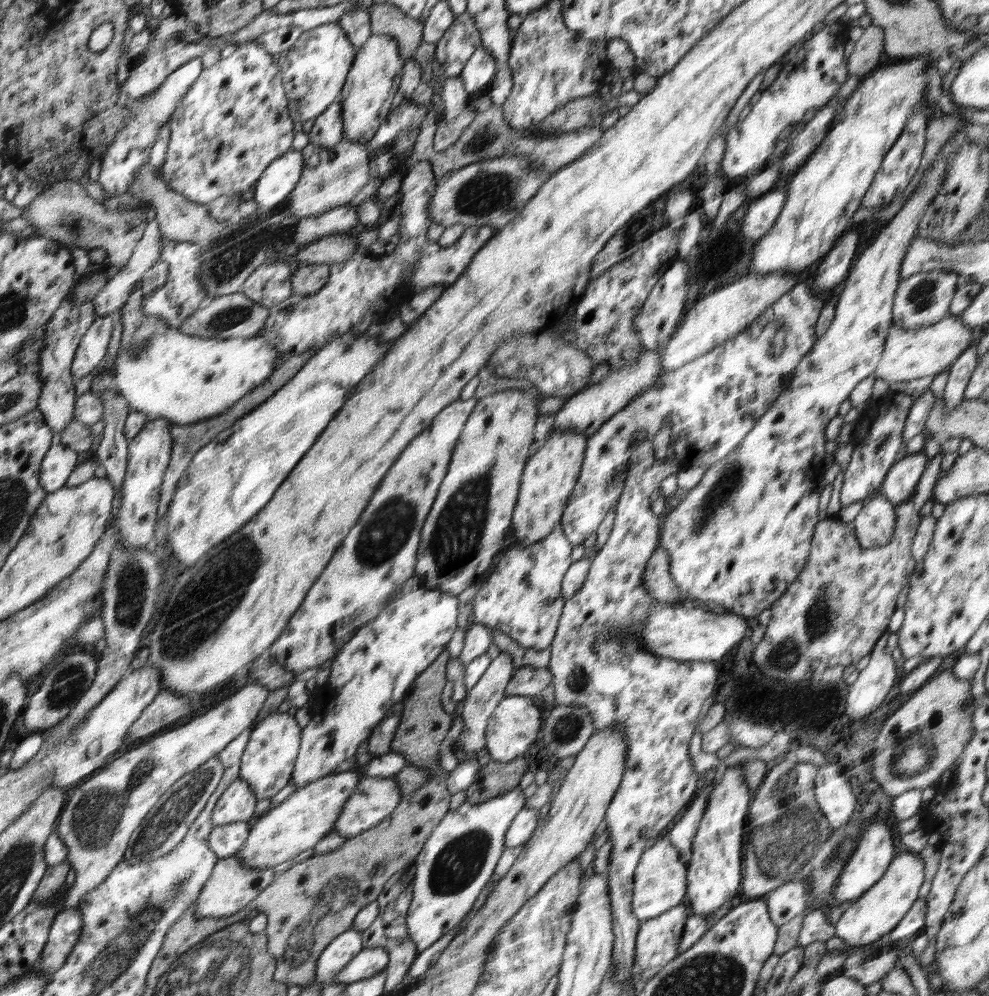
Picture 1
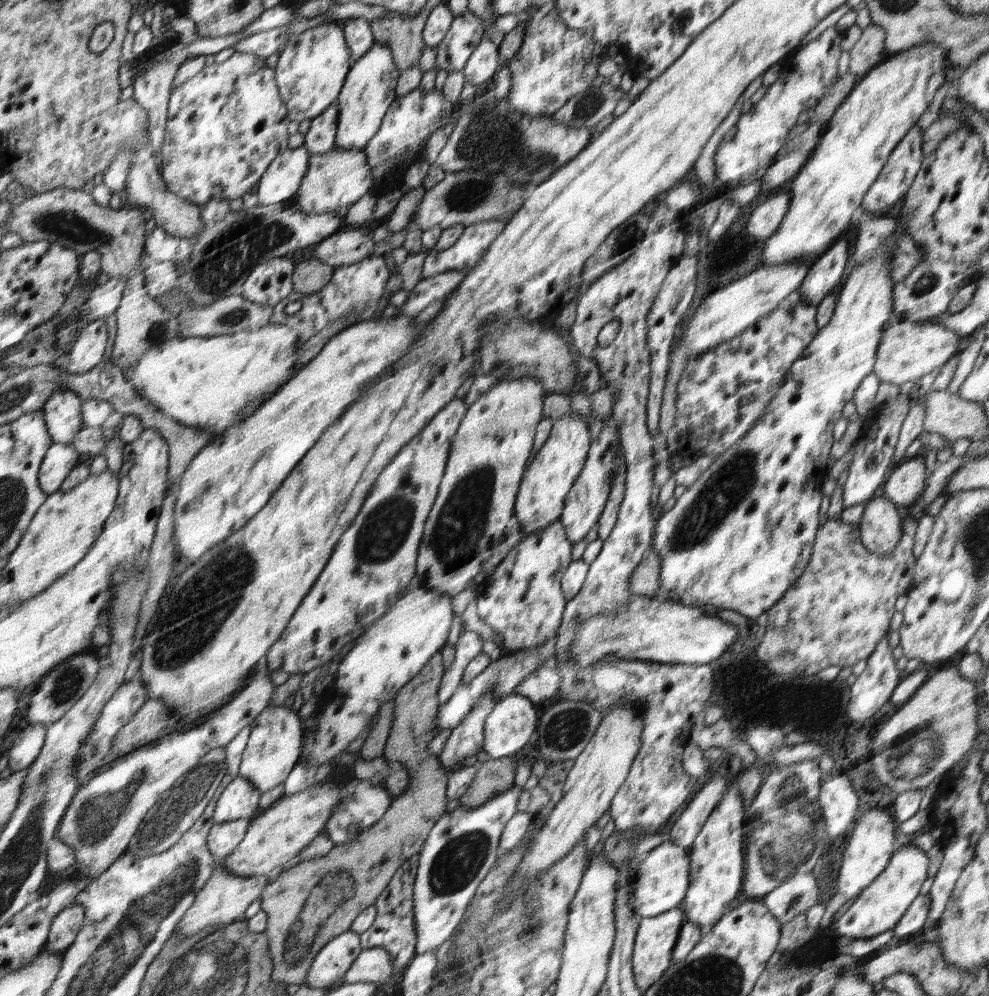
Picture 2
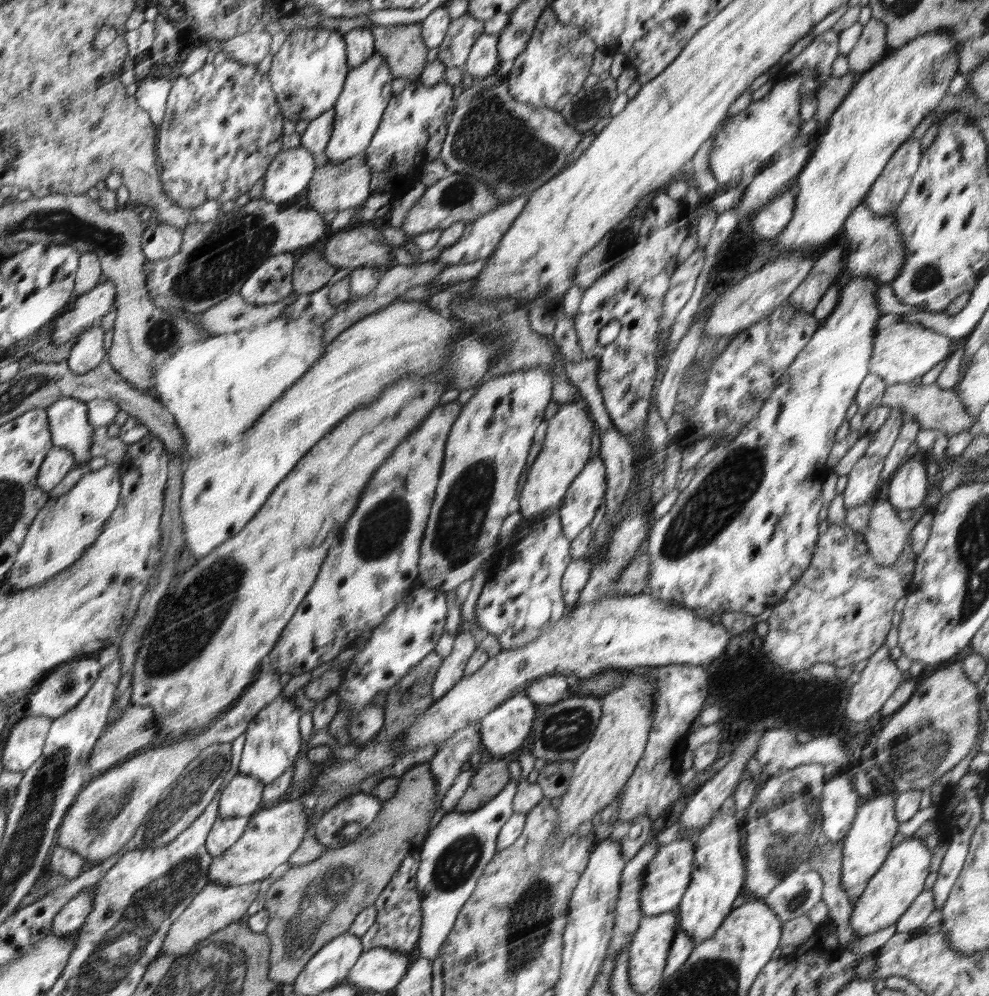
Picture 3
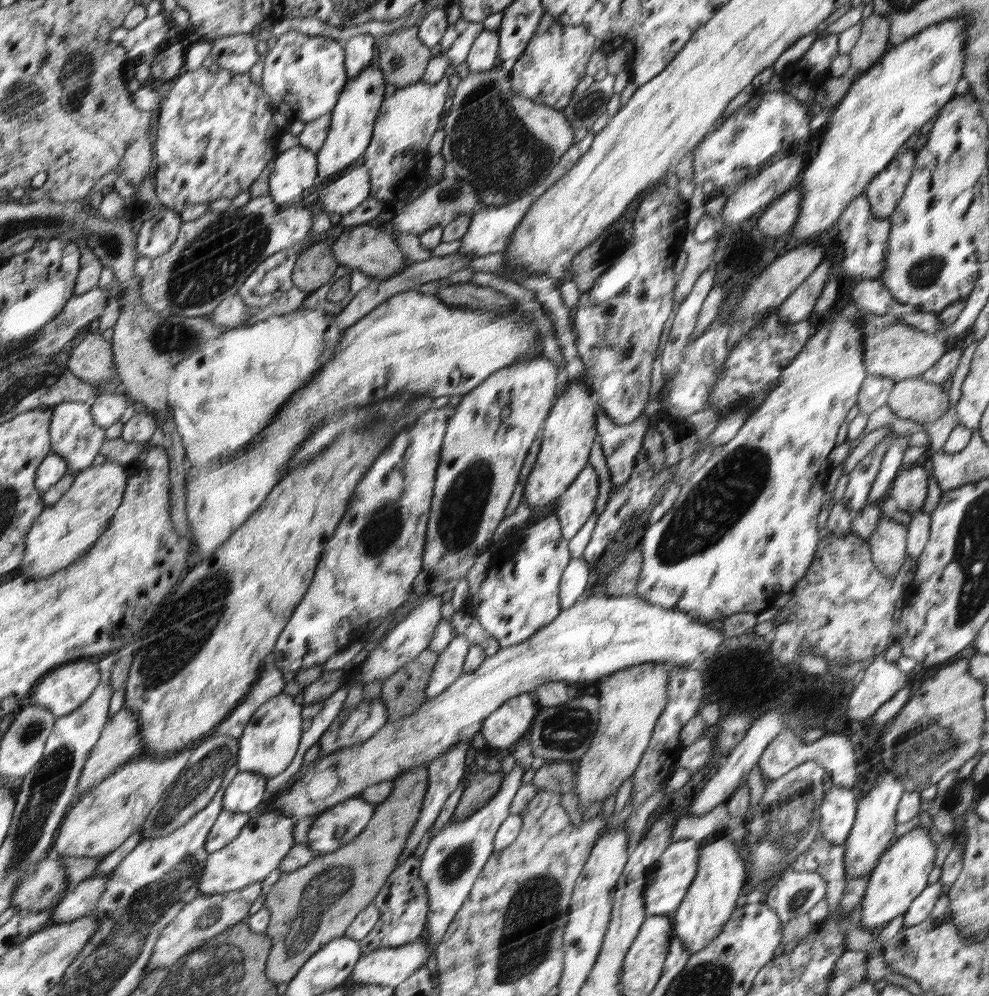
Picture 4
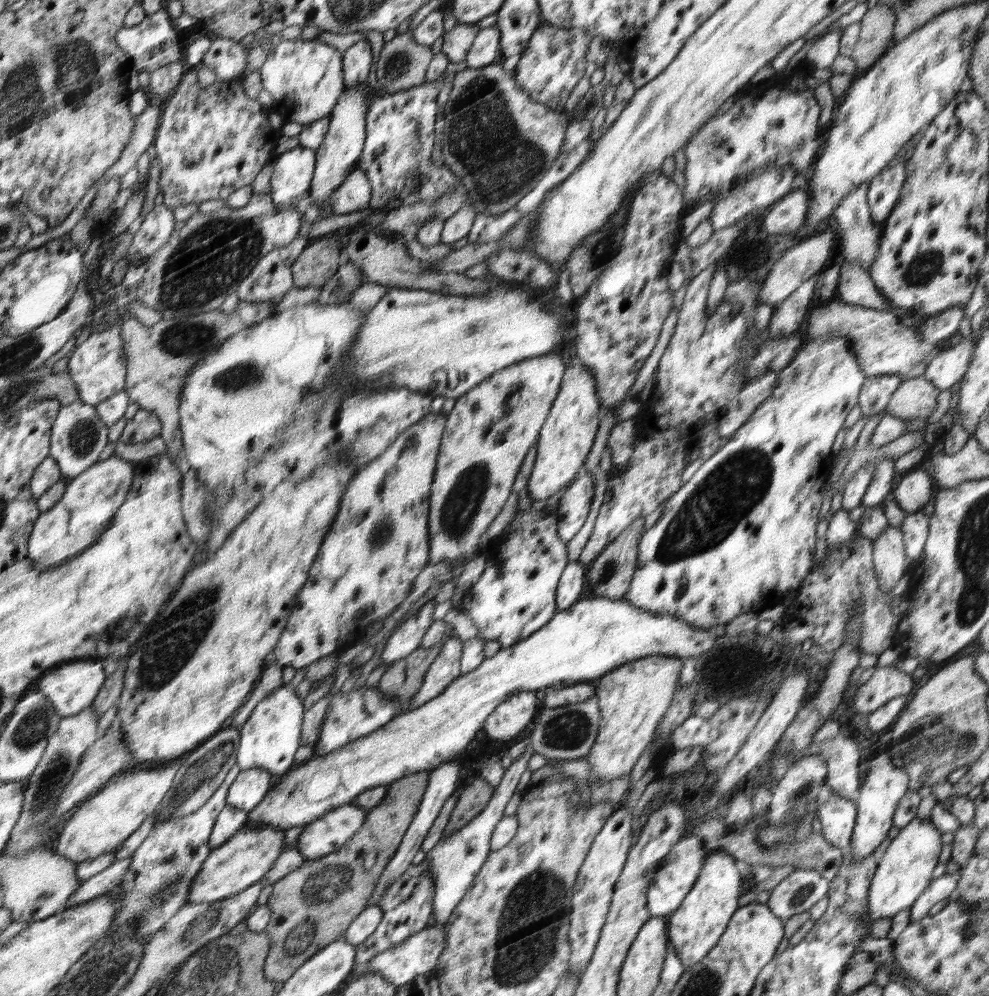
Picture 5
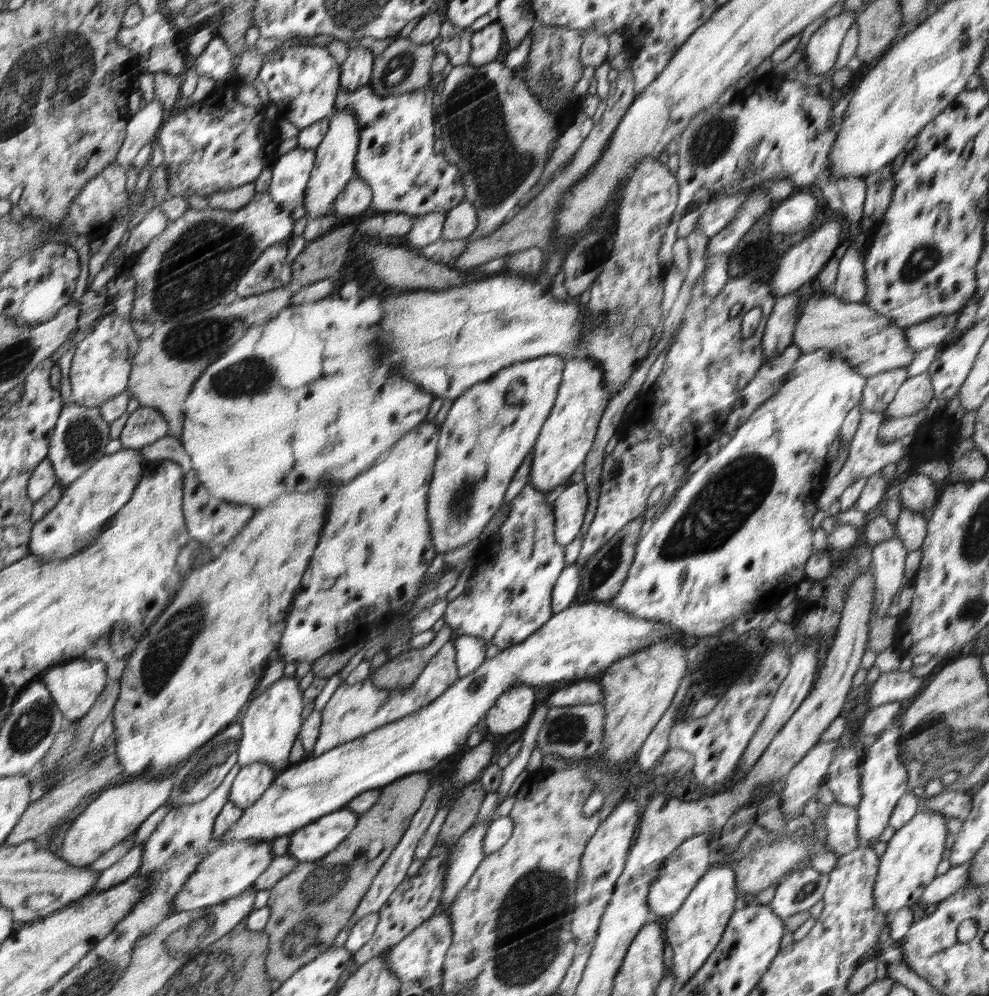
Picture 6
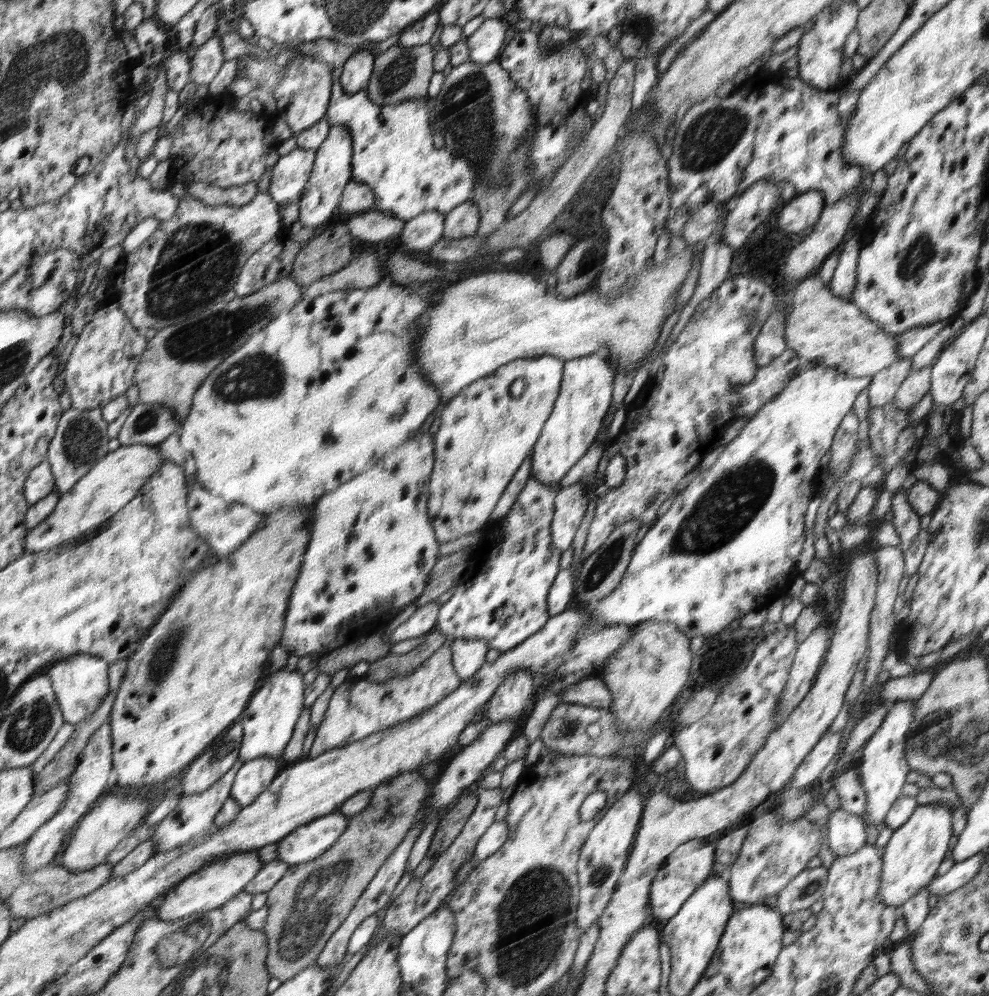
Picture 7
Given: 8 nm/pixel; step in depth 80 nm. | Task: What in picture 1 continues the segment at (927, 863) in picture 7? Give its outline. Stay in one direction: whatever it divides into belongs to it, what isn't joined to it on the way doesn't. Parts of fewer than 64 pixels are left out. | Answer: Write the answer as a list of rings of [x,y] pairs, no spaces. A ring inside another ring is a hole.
[[[902,851],[896,854],[882,878],[860,898],[853,900],[852,906],[842,914],[842,918],[833,927],[834,936],[841,938],[848,945],[862,947],[892,932],[918,899],[918,890],[925,881],[924,875],[924,862],[916,853]]]

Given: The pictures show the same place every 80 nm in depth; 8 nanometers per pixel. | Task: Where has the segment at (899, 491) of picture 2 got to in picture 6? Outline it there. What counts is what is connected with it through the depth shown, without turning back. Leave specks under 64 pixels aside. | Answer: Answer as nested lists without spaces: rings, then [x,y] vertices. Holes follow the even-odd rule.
[[[913,474],[906,478],[904,487],[899,494],[902,506],[916,513],[926,512],[936,504],[940,490],[925,474]]]

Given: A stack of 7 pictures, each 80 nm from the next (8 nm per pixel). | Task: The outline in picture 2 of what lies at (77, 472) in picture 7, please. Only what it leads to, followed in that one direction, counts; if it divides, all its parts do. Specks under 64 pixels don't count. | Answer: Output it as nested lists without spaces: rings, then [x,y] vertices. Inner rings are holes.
[[[71,390],[53,392],[41,408],[46,416],[47,428],[54,443],[69,445],[83,426],[82,399]]]

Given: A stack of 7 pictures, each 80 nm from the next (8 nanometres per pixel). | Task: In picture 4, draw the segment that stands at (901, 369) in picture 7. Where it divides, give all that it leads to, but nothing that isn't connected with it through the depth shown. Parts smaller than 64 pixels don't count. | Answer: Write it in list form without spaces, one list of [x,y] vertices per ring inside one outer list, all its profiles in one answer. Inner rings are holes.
[[[867,375],[860,393],[857,396],[857,405],[862,414],[872,414],[881,406],[887,404],[889,394],[894,389],[894,380],[877,375]]]

